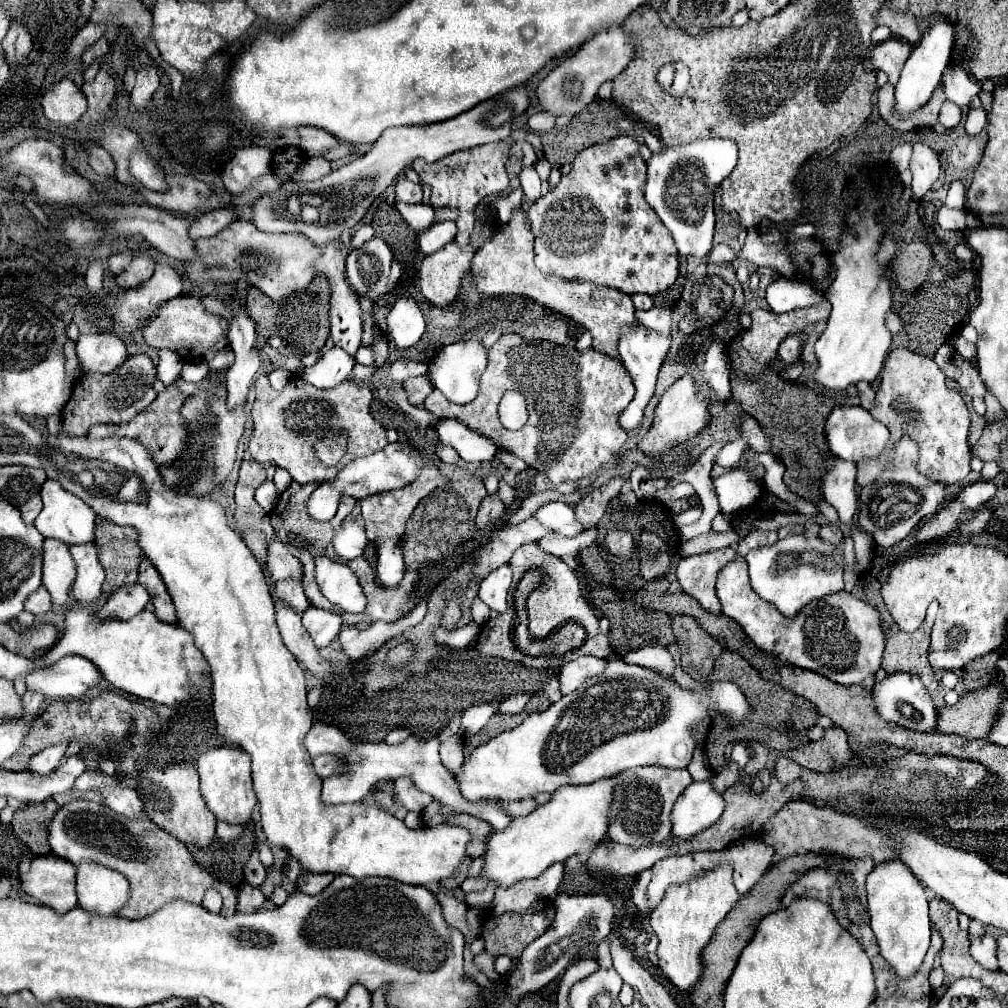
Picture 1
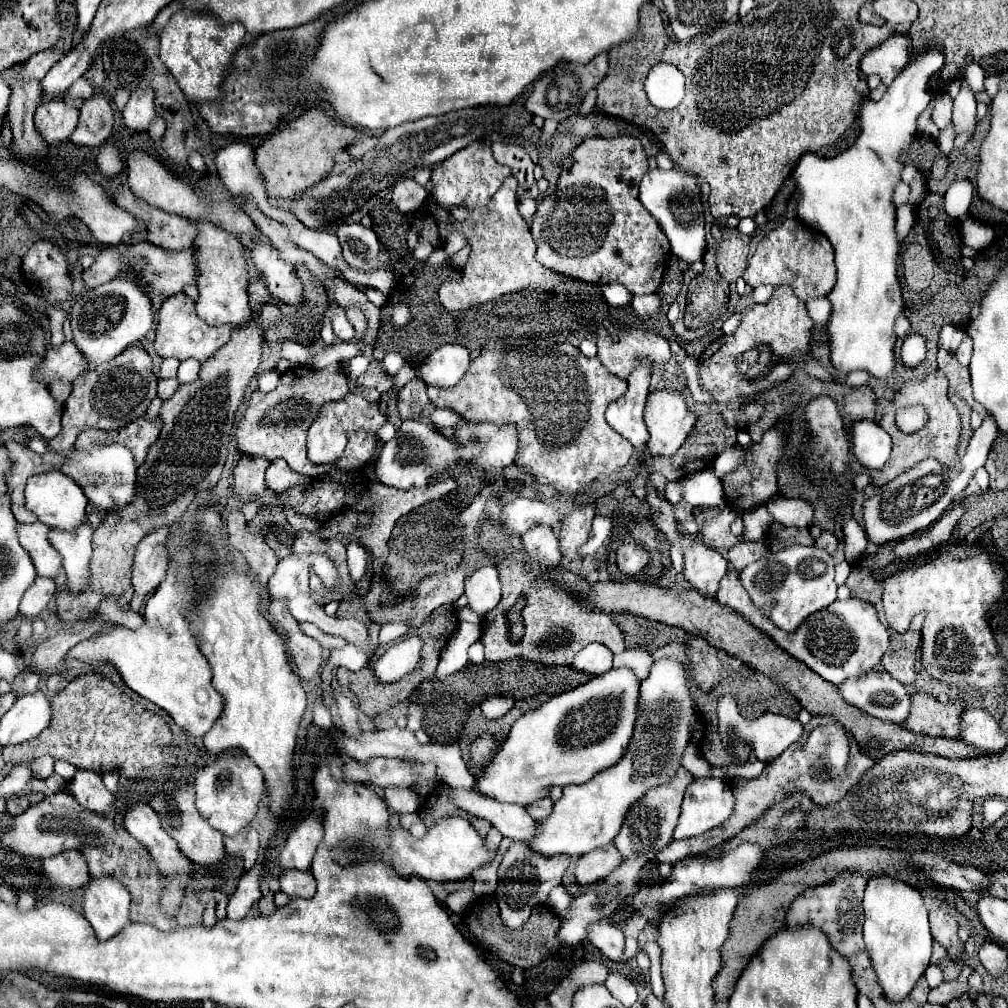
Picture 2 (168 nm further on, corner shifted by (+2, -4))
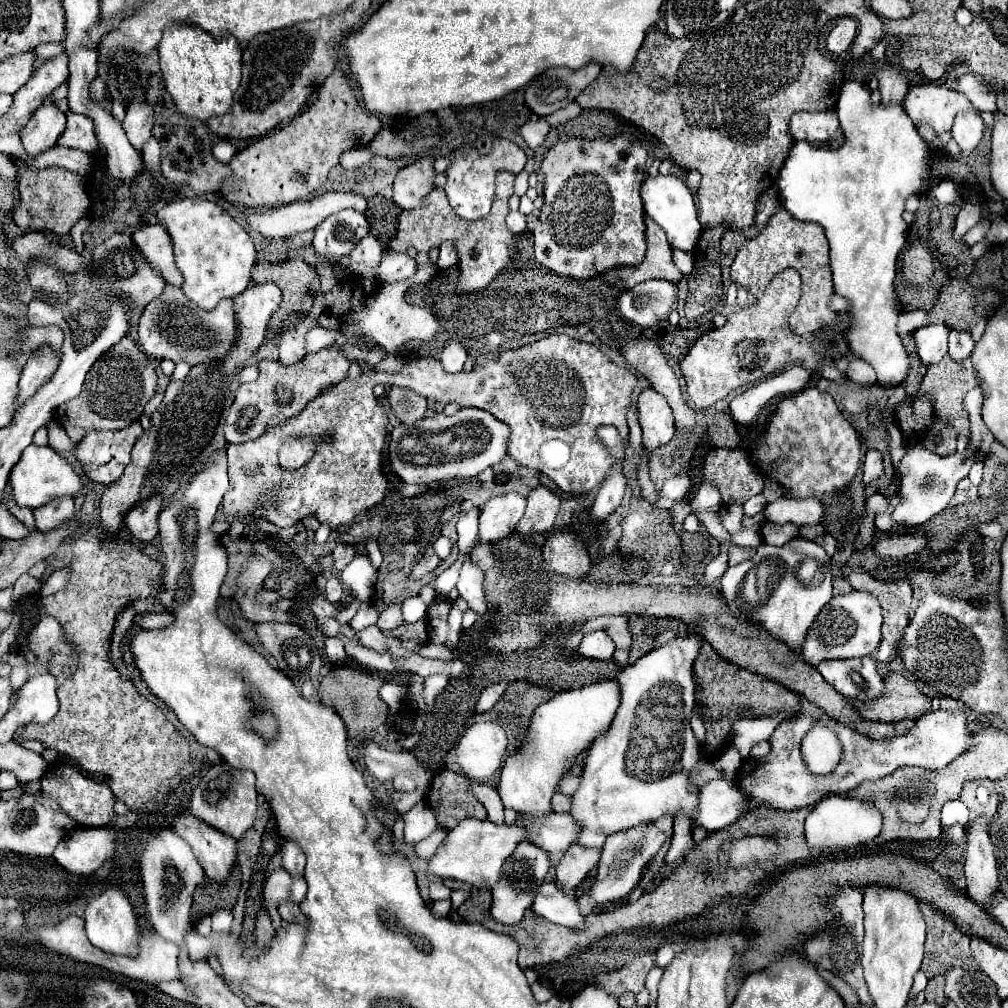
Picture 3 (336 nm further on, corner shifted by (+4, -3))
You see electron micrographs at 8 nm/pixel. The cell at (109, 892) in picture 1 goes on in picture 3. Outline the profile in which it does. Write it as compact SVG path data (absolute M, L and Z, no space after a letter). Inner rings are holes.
M108 888L104 890L100 896L96 896L84 914L86 920L86 934L88 940L108 952L108 954L120 954L120 956L136 956L138 954L138 940L140 940L140 932L138 932L138 924L136 924L136 916L132 910L132 904L128 900L128 896L118 890L118 888Z

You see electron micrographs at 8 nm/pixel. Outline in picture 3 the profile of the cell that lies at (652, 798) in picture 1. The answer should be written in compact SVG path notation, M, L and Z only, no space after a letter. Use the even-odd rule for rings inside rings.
M662 816L656 822L640 824L638 828L630 828L626 832L616 832L606 838L606 844L602 848L602 856L598 862L598 874L596 882L590 890L590 896L596 904L606 904L612 900L626 898L634 886L642 878L642 870L648 864L648 860L662 848L662 844L672 836L672 822L670 816Z

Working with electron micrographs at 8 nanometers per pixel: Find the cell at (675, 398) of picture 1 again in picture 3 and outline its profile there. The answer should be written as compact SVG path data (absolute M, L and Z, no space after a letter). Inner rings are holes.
M652 388L642 390L636 402L638 422L642 428L642 446L652 452L674 438L674 418L666 398Z

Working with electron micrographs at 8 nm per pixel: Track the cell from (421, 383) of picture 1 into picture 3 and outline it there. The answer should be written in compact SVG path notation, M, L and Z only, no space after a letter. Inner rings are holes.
M392 386L388 392L388 402L394 416L404 424L414 424L426 416L426 398L408 388Z

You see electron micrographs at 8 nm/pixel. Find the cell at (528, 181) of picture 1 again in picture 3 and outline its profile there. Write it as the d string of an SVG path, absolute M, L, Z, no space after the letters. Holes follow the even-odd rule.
M510 212L506 218L506 224L512 230L512 234L516 234L516 236L520 236L526 230L526 218L520 212Z

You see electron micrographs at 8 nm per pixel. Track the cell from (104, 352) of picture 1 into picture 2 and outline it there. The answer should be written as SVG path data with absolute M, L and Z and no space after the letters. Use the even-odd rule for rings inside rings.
M66 341L58 349L48 347L48 353L40 363L40 369L36 371L36 377L40 377L40 381L44 381L46 385L52 379L74 381L78 375L86 373L86 369L88 369L86 357L78 351L76 345L72 345L72 341Z

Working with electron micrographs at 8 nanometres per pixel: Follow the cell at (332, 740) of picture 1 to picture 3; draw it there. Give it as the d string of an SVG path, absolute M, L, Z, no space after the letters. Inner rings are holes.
M472 782L470 788L478 796L478 800L484 804L488 818L498 824L504 822L504 806L502 806L502 800L500 800L500 794L496 792L496 788L486 786L486 784L478 784L478 782Z

